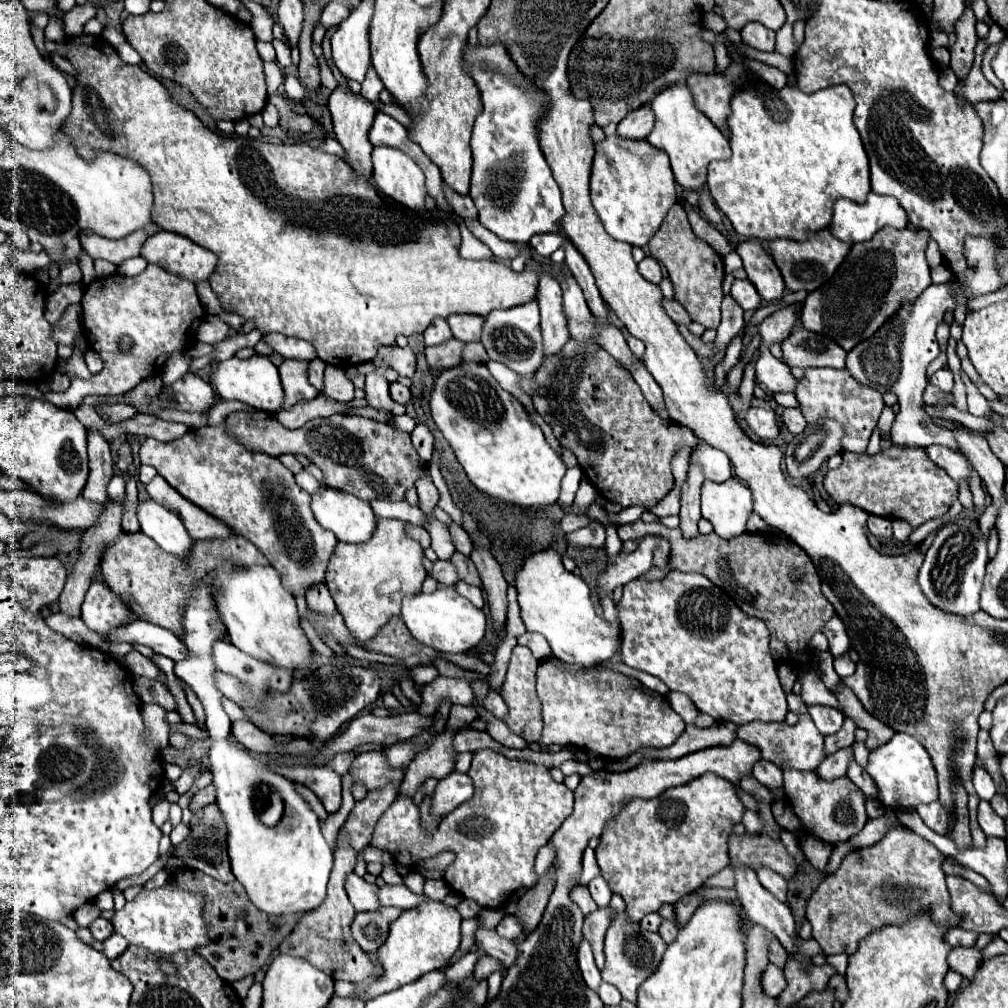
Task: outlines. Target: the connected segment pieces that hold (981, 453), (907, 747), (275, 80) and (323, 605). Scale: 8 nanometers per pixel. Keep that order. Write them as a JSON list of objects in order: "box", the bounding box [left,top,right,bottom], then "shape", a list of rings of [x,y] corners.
[{"box":[954,428,1004,504],"shape":[[[958,428],[954,430],[958,442],[960,442],[960,448],[962,452],[970,458],[970,462],[974,462],[976,466],[976,472],[980,474],[982,482],[986,484],[988,488],[988,494],[1004,504],[1004,464],[994,456],[994,452],[990,450],[988,442],[980,436],[972,436],[968,434],[964,428]]]},{"box":[866,732,938,810],"shape":[[[896,732],[888,744],[872,750],[866,772],[876,782],[880,790],[880,802],[884,806],[890,806],[896,810],[916,808],[918,804],[932,802],[938,798],[938,780],[936,780],[932,758],[926,752],[926,748],[908,734]]]},{"box":[264,62,284,97],"shape":[[[264,62],[264,73],[266,74],[267,94],[270,97],[283,84],[284,75],[277,62]]]},{"box":[306,582,336,614],"shape":[[[318,582],[318,584],[314,584],[314,586],[308,588],[306,602],[308,602],[310,610],[322,612],[322,614],[332,614],[336,610],[336,606],[332,602],[332,596],[330,596],[330,592],[328,592],[328,588],[326,588],[324,582]]]}]

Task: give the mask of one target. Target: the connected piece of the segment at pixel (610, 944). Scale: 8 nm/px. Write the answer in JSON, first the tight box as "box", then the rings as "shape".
{"box":[602,896,666,1002],"shape":[[[612,896],[612,902],[608,906],[612,910],[612,920],[606,932],[606,942],[604,942],[604,954],[606,954],[606,966],[602,970],[602,980],[616,986],[622,994],[622,998],[636,1002],[638,996],[638,986],[658,968],[662,954],[666,950],[666,942],[658,932],[648,932],[640,928],[638,922],[628,920],[626,914],[626,904],[620,896]]]}

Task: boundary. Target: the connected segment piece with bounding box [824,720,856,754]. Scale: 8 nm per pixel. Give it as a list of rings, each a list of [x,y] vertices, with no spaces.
[[[844,720],[844,726],[840,728],[840,732],[826,736],[826,744],[824,744],[826,754],[834,754],[840,748],[852,746],[854,744],[854,732],[856,732],[856,724],[852,720]]]

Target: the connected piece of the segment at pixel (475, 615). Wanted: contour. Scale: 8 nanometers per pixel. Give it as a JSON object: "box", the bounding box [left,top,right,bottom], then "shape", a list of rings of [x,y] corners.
{"box":[400,586,486,654],"shape":[[[440,586],[430,594],[418,592],[414,596],[406,596],[402,600],[400,616],[418,642],[438,652],[454,652],[454,654],[468,652],[484,638],[486,632],[484,612],[472,606],[472,602],[468,602],[464,596],[460,596],[454,590],[454,586]]]}

